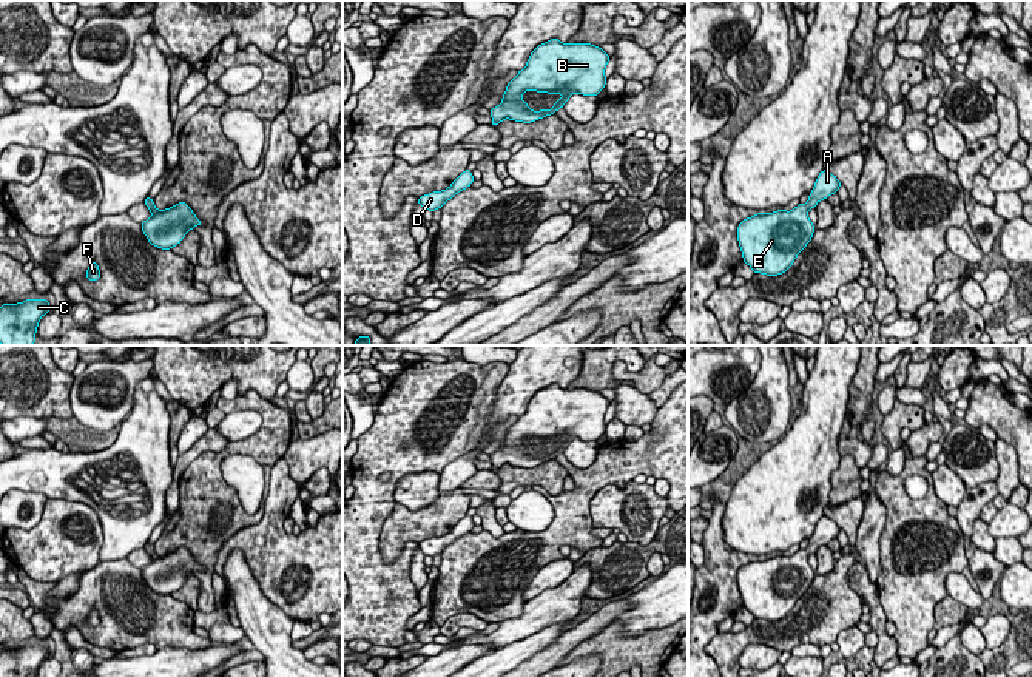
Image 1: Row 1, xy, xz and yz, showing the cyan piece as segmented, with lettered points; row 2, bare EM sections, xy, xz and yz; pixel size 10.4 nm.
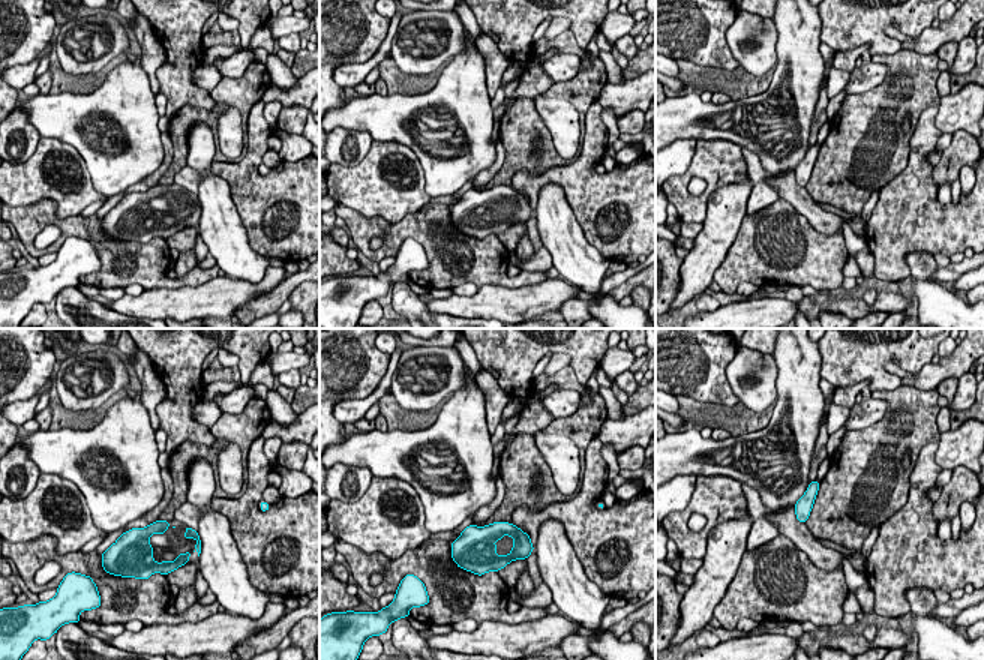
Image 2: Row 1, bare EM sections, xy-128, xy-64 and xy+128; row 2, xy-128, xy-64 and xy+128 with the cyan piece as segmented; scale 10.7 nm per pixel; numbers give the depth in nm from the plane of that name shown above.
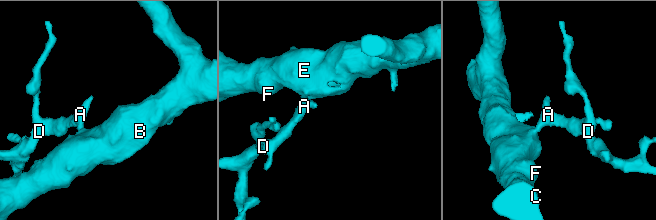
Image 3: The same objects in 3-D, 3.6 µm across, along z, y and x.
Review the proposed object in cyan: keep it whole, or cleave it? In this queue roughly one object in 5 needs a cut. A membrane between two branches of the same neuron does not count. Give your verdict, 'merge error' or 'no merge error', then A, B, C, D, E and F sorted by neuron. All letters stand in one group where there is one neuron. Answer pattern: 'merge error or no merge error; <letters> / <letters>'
no merge error; A B C D E F

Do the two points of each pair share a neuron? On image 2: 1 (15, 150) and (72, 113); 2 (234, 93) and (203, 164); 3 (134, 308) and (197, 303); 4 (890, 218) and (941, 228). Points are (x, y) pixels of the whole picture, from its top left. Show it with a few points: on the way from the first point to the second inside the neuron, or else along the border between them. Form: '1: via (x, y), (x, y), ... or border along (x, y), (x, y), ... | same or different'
1: border along (18, 107), (27, 114), (27, 120), (41, 137) | different
2: border along (204, 122), (197, 122), (189, 129), (188, 156) | different
3: via (149, 303), (182, 303) | same
4: via (902, 219), (915, 219), (929, 227) | same

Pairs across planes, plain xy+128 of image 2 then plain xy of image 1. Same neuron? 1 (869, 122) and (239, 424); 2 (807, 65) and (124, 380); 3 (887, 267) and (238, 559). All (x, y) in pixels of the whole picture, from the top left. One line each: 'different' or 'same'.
1: different
2: different
3: different

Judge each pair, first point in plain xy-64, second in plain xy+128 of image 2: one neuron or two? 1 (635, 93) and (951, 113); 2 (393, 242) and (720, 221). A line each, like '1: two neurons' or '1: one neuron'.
1: one neuron
2: two neurons

